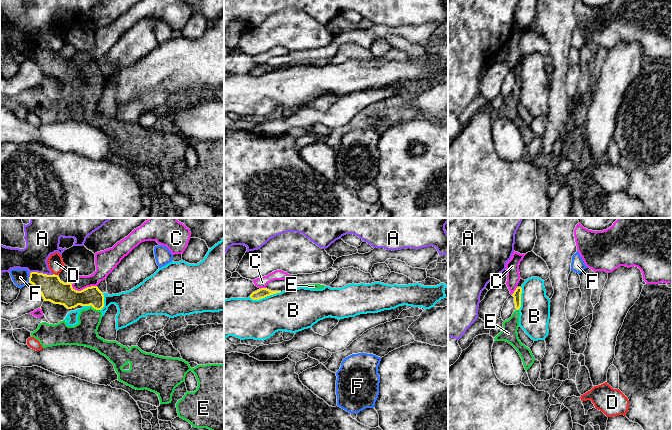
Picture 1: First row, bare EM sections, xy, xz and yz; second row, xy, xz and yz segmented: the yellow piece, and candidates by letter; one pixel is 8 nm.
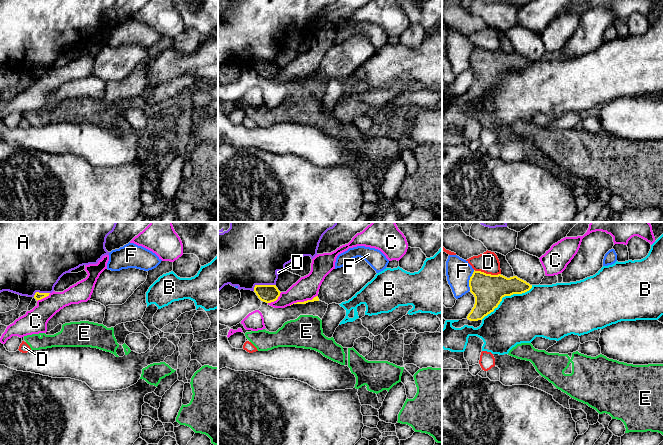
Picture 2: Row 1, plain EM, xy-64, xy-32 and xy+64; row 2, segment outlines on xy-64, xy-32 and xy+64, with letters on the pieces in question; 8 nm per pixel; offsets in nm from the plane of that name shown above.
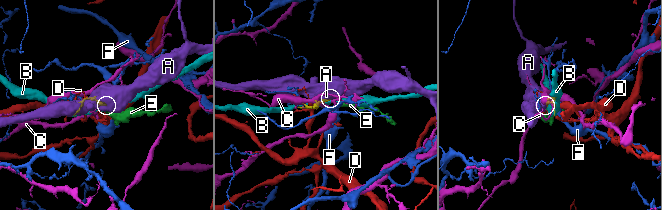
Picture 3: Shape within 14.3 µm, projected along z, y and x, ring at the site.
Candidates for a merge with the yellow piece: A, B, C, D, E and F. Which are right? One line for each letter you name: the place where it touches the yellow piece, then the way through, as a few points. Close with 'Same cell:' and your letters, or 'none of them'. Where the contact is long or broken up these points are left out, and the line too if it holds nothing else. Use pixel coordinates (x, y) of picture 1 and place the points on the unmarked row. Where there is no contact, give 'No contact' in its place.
E: Touches yellow at xy (95, 84). Path across: xy (70, 74), (87, 74), (95, 84), (84, 109)
Same cell: E

